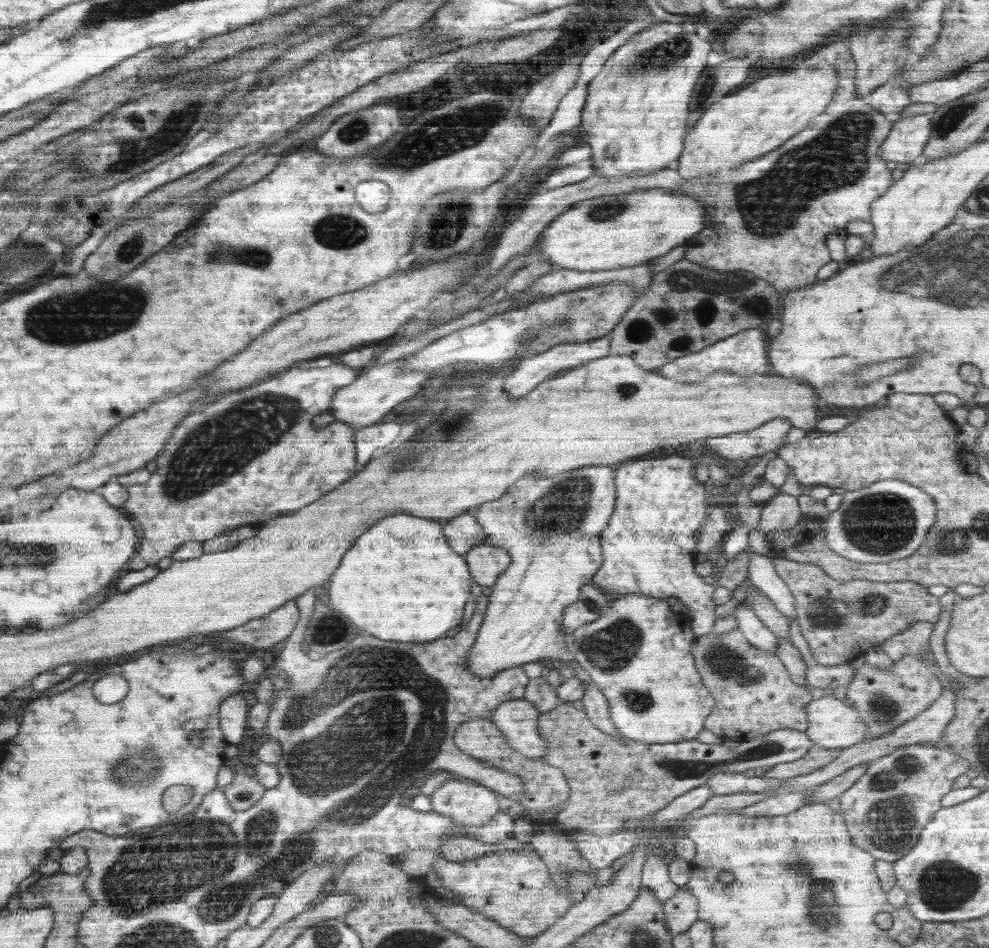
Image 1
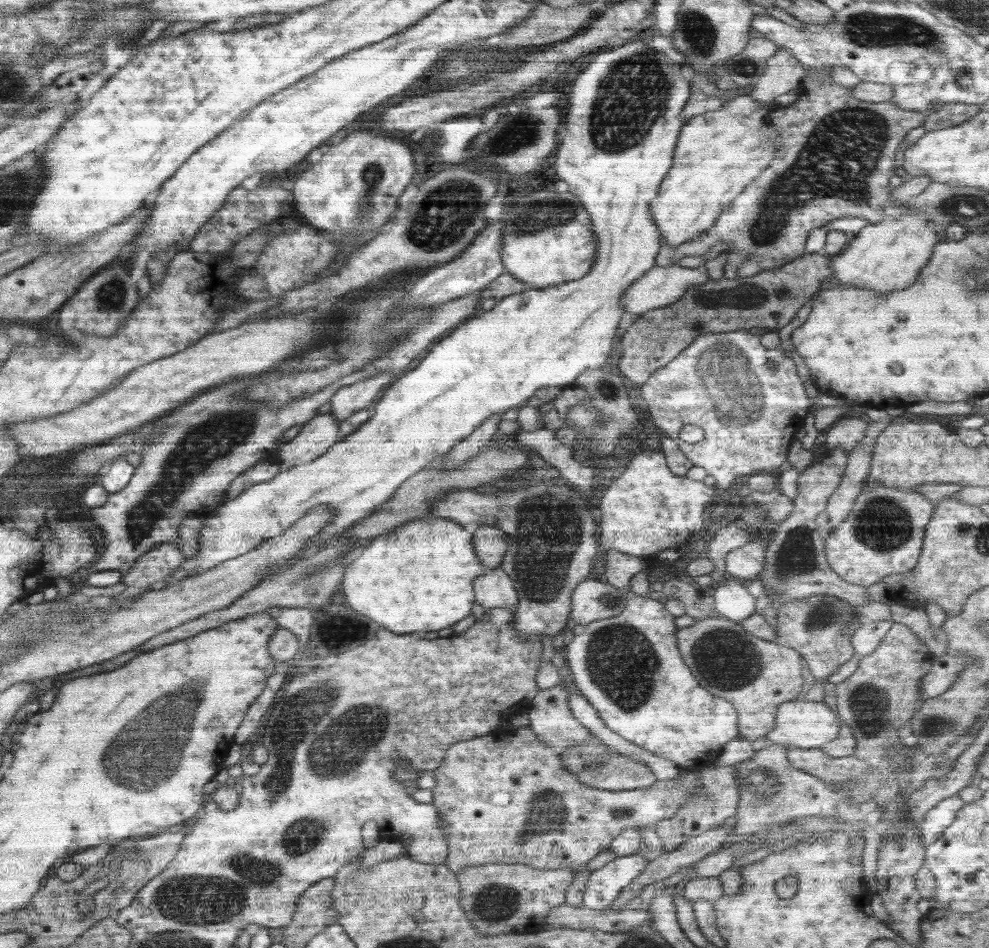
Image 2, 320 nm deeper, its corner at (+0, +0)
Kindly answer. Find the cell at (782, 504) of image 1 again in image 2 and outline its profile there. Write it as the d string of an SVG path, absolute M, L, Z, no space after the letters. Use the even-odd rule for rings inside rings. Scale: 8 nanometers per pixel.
M723 524L719 532L707 540L709 544L707 552L699 554L698 557L712 561L714 569L716 568L714 574L722 574L728 552L748 544L750 542L748 534L746 526Z

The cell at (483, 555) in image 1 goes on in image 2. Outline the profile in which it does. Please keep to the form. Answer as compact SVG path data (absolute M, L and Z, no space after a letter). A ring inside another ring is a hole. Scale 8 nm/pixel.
M500 567L486 570L483 576L475 579L476 602L490 610L519 604L518 590L507 571Z

